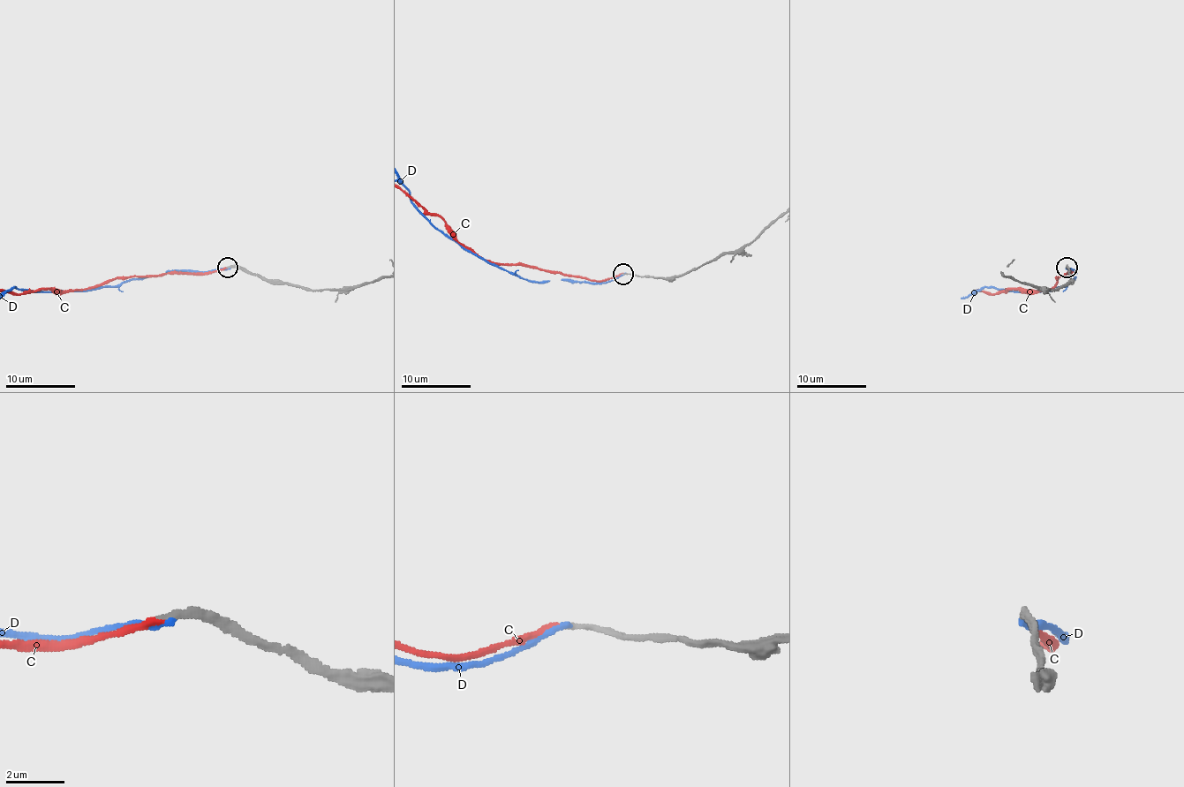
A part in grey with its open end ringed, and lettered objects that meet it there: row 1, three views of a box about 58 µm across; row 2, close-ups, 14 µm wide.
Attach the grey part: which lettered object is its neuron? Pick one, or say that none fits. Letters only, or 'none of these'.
C

